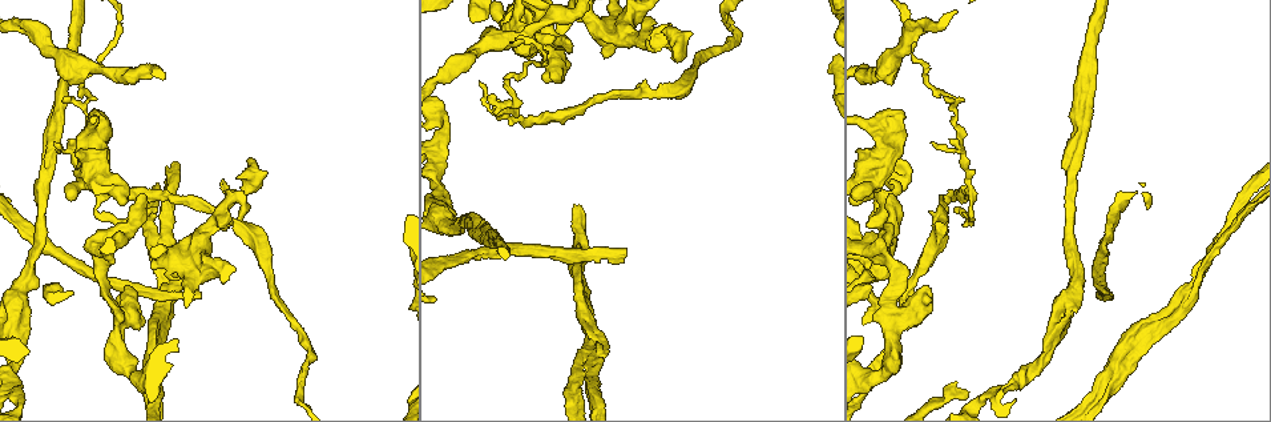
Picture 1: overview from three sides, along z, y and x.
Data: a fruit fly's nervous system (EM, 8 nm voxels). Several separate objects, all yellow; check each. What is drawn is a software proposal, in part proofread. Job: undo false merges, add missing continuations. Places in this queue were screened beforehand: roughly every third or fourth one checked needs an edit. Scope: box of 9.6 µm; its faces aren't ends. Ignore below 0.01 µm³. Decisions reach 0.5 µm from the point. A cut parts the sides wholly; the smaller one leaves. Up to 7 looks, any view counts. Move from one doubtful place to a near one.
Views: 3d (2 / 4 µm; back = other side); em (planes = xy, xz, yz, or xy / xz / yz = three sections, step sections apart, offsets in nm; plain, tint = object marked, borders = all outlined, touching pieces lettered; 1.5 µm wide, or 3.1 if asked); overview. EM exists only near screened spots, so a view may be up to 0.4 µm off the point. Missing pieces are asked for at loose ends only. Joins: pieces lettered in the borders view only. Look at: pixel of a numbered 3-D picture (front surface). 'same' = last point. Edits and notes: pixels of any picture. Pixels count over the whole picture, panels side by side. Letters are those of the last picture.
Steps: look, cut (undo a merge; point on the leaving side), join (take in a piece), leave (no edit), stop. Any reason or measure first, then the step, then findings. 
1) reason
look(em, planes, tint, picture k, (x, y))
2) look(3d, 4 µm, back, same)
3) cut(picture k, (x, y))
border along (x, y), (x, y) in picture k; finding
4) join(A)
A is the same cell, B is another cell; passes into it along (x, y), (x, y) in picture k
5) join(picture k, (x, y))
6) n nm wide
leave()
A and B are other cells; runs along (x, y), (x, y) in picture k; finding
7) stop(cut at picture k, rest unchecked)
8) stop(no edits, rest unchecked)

look(3d, 4 µm, picture 1, (200, 295))

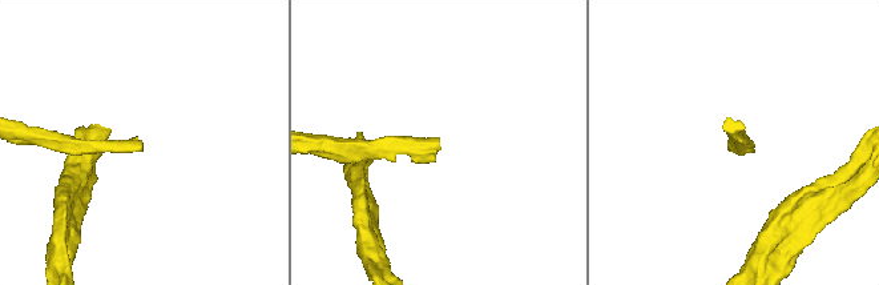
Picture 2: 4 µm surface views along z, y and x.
look(em, yz, step 4, tint, picture 2, (143, 145))

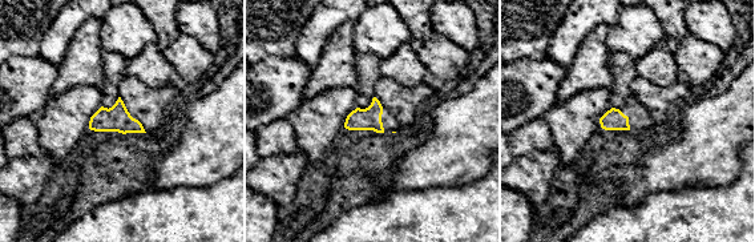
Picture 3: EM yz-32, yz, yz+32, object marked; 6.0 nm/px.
another direction
look(em, planes, borders, same)

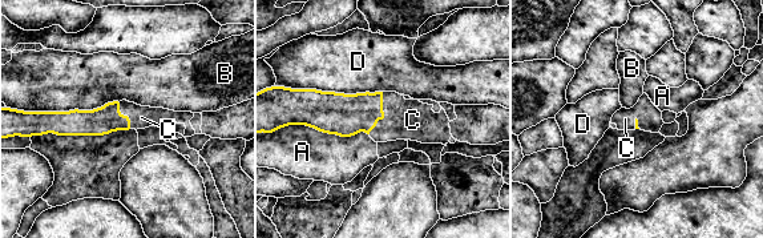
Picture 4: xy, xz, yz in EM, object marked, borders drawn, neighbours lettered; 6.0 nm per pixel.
join(C)
C is the same cell, A, B and D are other cells; passes into it along (343, 115), (383, 113), (412, 120) in picture 4; it goes on there

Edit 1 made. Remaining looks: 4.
look(overview)

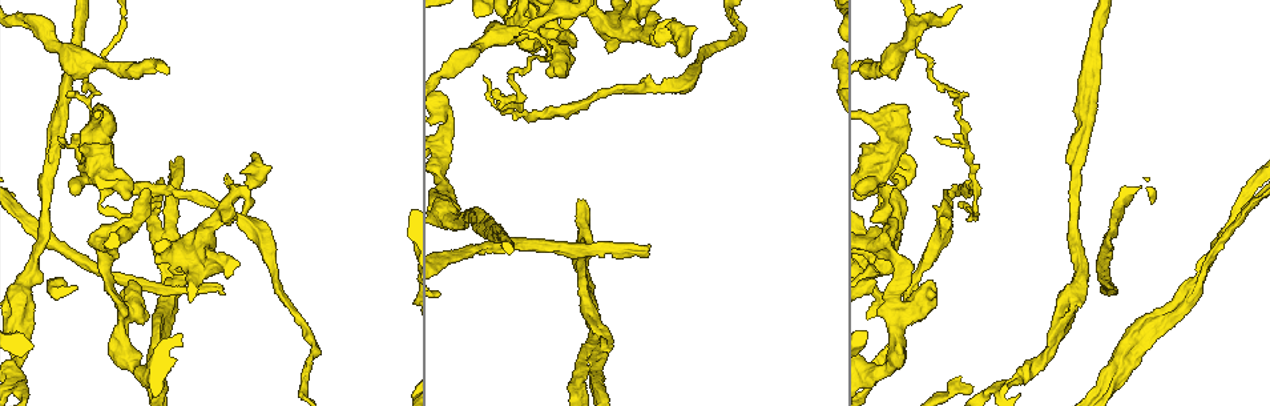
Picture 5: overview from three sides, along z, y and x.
look(3d, 4 µm, picture 5, (1004, 386))

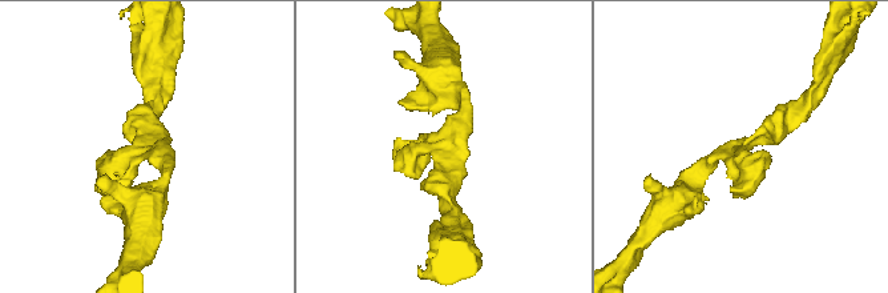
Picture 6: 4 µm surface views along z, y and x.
3 arms; arms of 200, 200, 240 nm
look(em, xy, step 8, tint, picture 6, (745, 144))

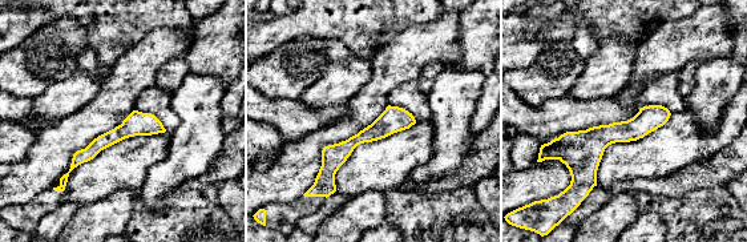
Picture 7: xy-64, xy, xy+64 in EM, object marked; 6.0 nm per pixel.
look(em, planes, borders, same)

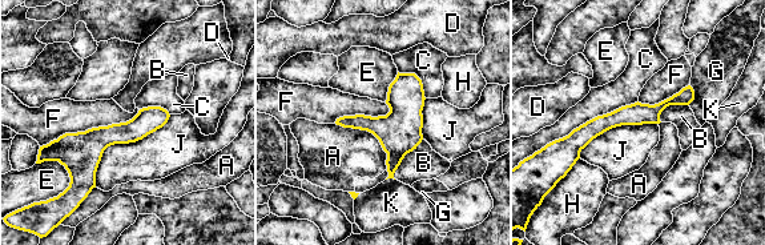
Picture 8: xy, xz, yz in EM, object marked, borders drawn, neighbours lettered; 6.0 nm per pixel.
150 nm wide; F touches over 650 nm
leave()
A, B, C, D, E, F, G, H, J and K are other cells; all the same neuron

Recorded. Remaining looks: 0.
stop(join at picture 4, rest unchecked)

